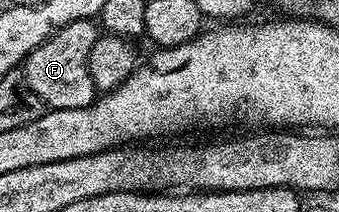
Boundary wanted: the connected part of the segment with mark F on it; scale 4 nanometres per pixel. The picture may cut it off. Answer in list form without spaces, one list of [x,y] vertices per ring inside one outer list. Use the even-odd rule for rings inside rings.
[[[96,20],[76,21],[57,30],[54,37],[35,47],[25,58],[23,72],[27,83],[49,109],[82,109],[93,104],[95,90],[87,59],[91,59],[91,47],[95,47],[98,36]]]

